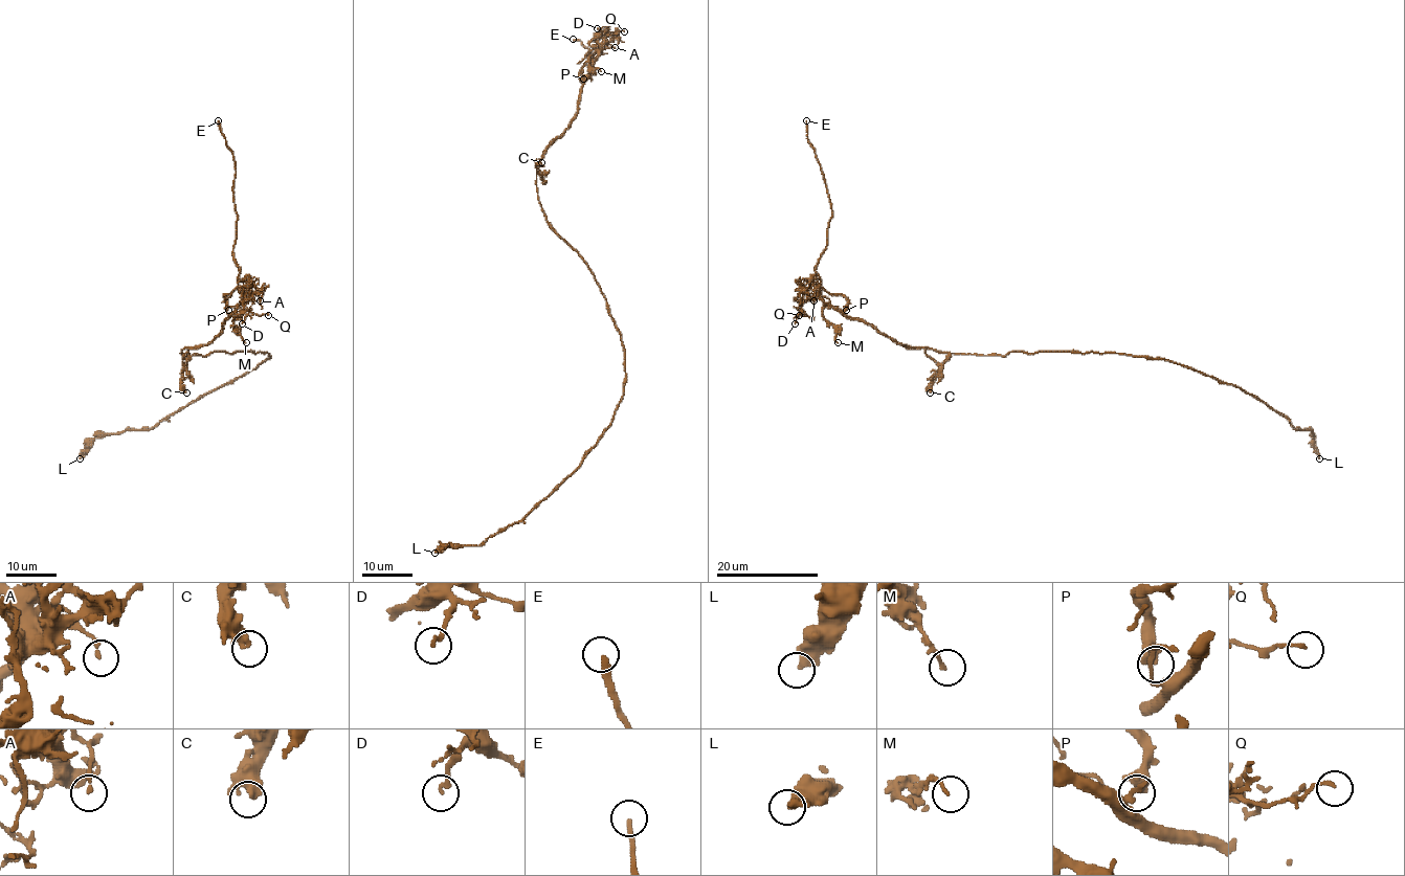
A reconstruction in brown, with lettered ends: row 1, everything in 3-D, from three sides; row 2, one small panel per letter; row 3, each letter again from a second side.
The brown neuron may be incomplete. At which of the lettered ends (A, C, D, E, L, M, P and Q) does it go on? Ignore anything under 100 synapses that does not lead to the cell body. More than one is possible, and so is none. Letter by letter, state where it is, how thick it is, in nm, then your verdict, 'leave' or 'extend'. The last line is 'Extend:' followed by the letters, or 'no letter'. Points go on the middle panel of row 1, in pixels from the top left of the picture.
A: at (615, 47); 160 nm thick; leave
C: at (541, 162); 400 nm thick; leave
D: at (597, 28); 190 nm thick; leave
E: at (573, 39); 240 nm thick; extend
L: at (435, 553); 400 nm thick; leave
M: at (601, 71); 140 nm thick; leave
P: at (583, 79); 480 nm thick; leave
Q: at (624, 31); 130 nm thick; leave
Extend: E

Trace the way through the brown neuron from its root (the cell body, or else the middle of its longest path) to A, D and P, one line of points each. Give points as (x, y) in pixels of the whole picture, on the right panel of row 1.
A: (1020, 352), (978, 356), (908, 347), (862, 321), (843, 316), (815, 291), (813, 300)
D: (1020, 352), (978, 356), (908, 347), (862, 321), (843, 316), (818, 298), (804, 302), (795, 323)
P: (1020, 352), (978, 356), (908, 347), (862, 321), (843, 316), (824, 300), (819, 290), (843, 296), (846, 310)

